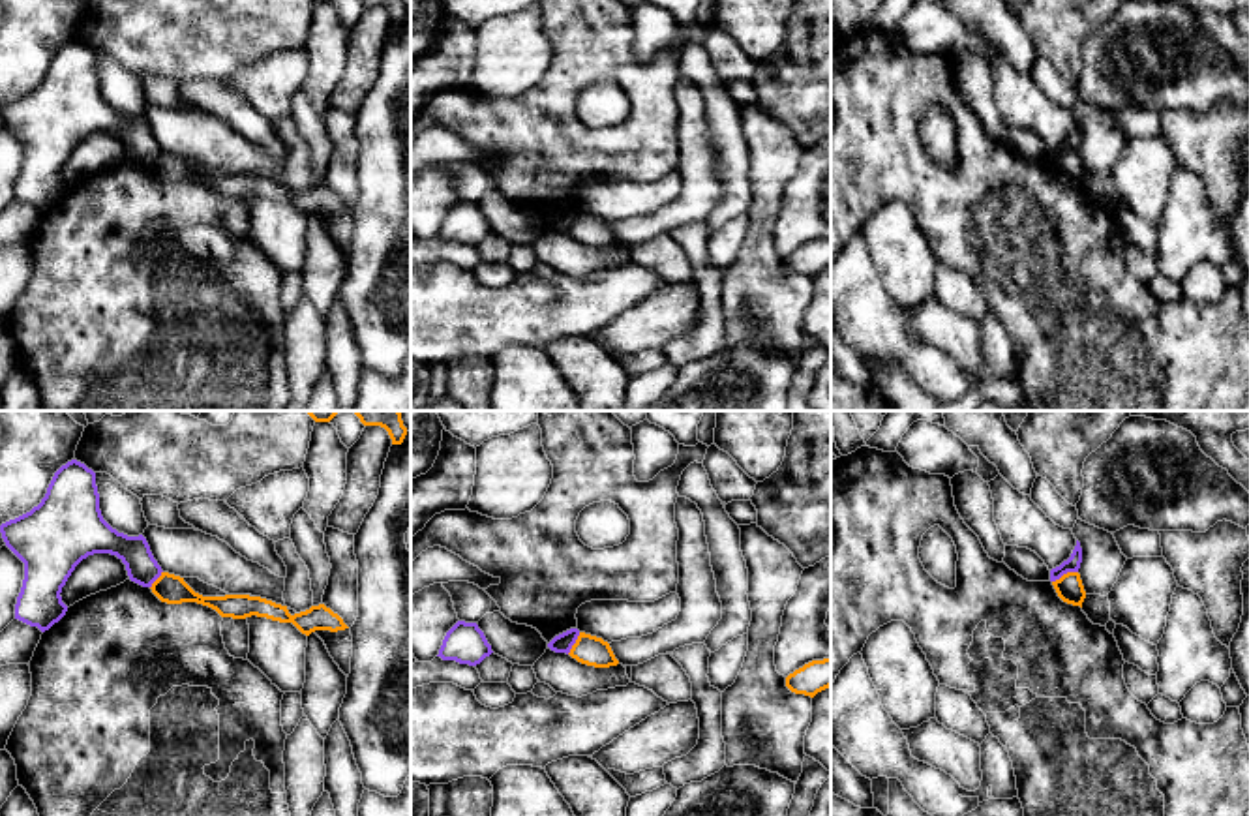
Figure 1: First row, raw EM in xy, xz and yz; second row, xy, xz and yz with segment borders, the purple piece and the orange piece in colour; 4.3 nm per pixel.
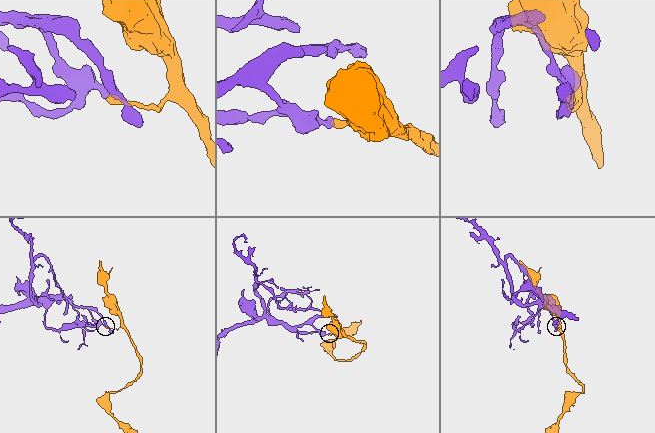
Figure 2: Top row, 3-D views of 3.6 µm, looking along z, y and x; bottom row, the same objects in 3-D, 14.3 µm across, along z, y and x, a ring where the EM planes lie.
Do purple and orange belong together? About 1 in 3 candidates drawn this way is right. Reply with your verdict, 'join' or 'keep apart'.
keep apart

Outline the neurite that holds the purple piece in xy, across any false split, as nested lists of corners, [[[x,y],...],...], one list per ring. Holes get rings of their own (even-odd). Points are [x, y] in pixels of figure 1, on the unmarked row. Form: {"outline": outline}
{"outline": [[[77,39],[54,53],[38,86],[2,103],[0,113],[24,143],[15,199],[41,212],[66,195],[62,167],[88,135],[116,135],[143,167],[152,167],[163,152],[143,114],[128,116],[103,99],[96,53]]]}

